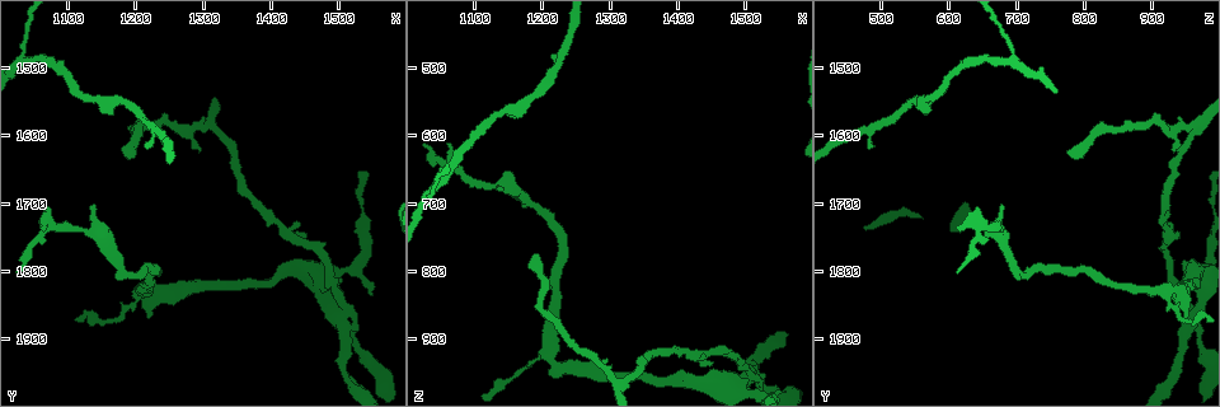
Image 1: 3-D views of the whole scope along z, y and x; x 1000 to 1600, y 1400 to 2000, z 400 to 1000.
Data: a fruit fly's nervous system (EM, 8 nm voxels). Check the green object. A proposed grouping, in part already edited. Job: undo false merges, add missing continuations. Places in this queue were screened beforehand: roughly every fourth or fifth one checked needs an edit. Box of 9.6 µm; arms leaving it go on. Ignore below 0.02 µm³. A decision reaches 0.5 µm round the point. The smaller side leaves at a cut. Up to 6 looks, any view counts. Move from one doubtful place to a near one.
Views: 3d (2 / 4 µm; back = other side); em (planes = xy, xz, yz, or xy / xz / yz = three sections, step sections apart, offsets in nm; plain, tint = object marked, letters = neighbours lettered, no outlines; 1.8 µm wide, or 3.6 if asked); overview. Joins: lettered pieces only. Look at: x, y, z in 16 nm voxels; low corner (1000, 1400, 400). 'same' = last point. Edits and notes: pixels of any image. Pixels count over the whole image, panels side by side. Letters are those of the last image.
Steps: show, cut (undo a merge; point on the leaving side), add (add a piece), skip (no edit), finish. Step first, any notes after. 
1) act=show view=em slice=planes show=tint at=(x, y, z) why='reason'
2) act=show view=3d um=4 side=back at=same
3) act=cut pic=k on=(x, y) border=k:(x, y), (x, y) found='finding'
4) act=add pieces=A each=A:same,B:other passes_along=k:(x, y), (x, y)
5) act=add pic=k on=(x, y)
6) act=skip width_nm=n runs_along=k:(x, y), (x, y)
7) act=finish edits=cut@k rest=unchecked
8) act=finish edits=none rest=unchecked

act=show view=em slice=planes show=letters at=(1215, 1865, 950) why='an open end'

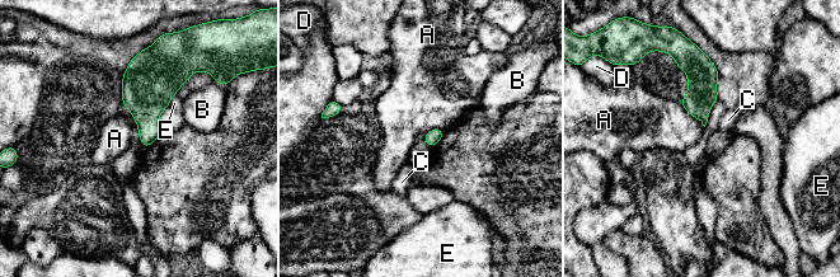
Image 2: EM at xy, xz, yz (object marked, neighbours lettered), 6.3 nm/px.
act=skip longest_contact=A:220nm each=A:other,B:other,C:other,D:other,E:other border=2:(679, 102), (704, 126) found='none of them fits'

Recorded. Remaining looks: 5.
act=show view=3d um=4 at=(1505, 1880, 955) why='thick turns thin'

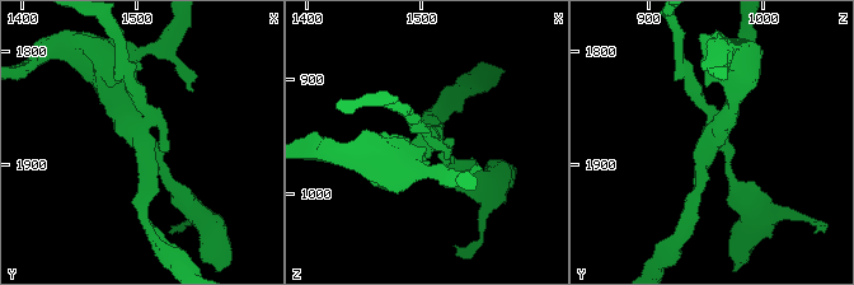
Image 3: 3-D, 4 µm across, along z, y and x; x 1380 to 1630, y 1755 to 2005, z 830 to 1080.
act=show view=em slice=planes show=tint at=(1510, 1880, 954) arms=3

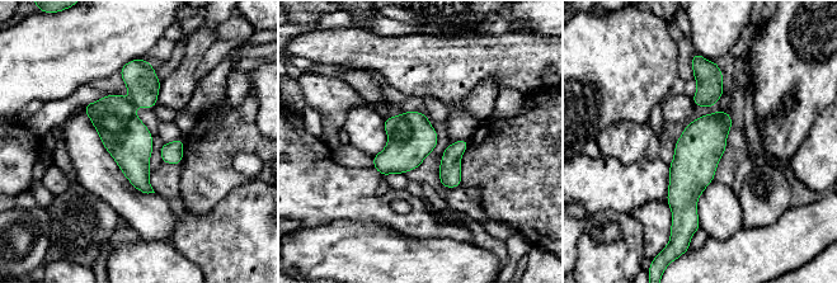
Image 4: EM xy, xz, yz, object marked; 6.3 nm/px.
act=show view=em slice=planes show=letters at=same why='see the neighbours'

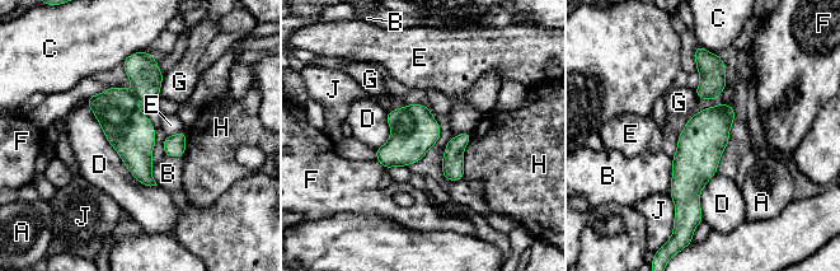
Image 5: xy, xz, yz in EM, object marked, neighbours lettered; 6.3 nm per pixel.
act=cut pic=5 on=(141, 68) width_nm=300 each=A:other,B:other,C:other,D:other,E:other,F:other,G:other,H:other,J:other border=5:(131, 92), (137, 98) found='two cells meet here'

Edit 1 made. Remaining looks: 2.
act=finish edits=cut@5 rest=unchecked

